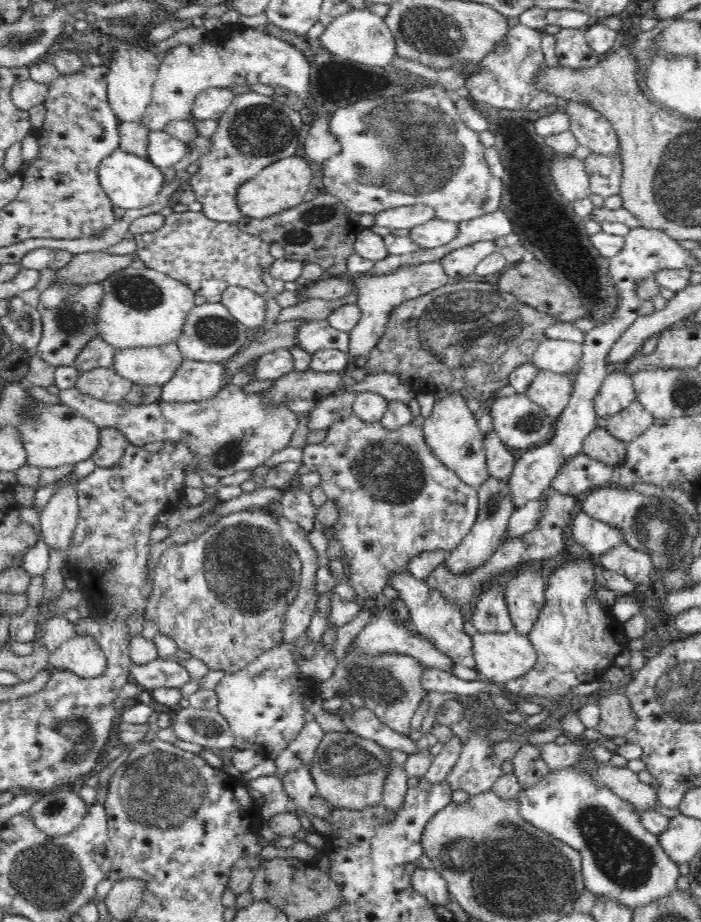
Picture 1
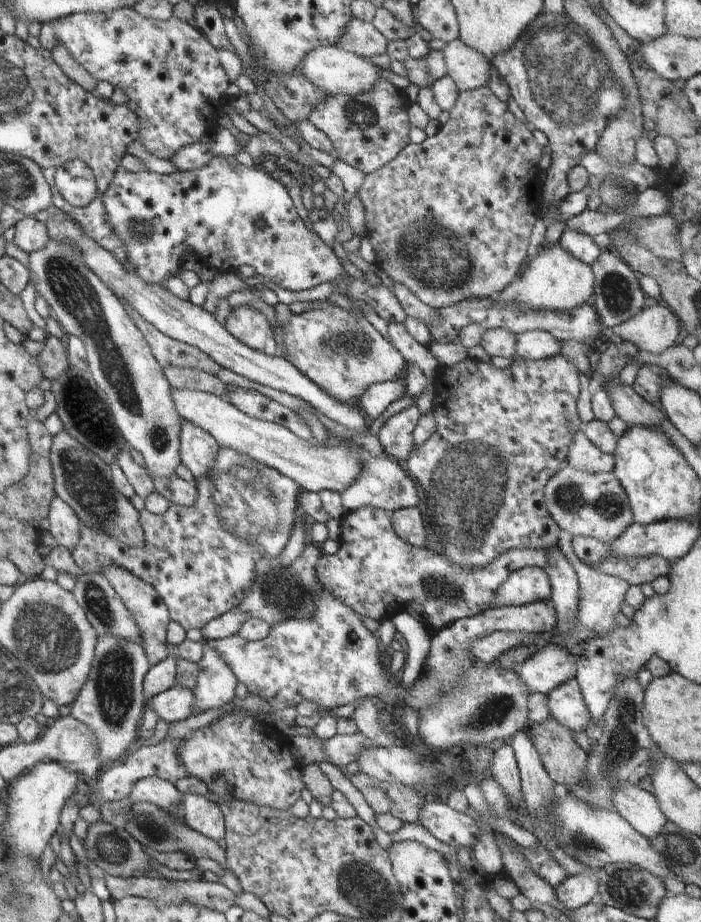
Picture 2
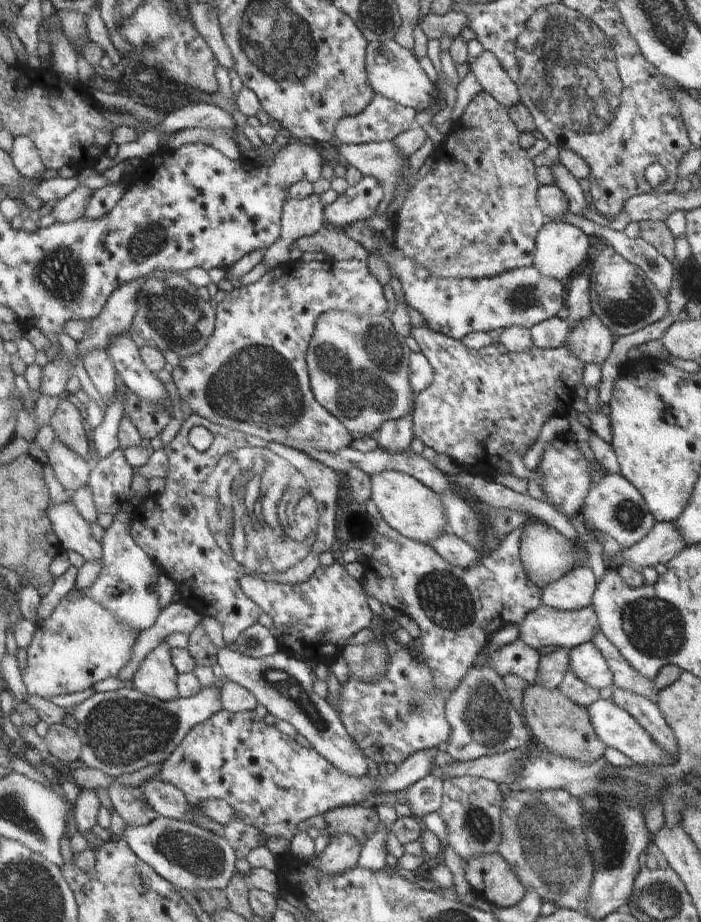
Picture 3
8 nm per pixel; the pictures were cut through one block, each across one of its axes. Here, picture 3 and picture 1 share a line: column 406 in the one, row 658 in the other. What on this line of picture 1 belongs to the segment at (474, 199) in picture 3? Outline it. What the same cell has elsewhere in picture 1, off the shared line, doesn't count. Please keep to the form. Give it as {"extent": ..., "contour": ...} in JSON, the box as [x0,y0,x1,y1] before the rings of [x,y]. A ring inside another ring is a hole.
{"extent":[145,509,302,674],"contour":[[[265,509],[244,510],[242,512],[232,512],[232,514],[221,516],[216,524],[209,526],[204,532],[196,538],[186,542],[186,544],[175,544],[168,547],[159,557],[155,566],[155,576],[150,596],[146,605],[145,616],[146,622],[154,622],[159,634],[173,638],[178,645],[178,649],[190,653],[194,659],[202,661],[209,670],[222,670],[226,674],[235,674],[240,670],[246,669],[252,662],[256,661],[264,652],[271,650],[282,644],[282,628],[284,628],[284,618],[286,610],[291,602],[294,602],[298,596],[301,582],[302,565],[300,557],[284,542],[280,525],[276,523],[276,516],[268,514]]]}

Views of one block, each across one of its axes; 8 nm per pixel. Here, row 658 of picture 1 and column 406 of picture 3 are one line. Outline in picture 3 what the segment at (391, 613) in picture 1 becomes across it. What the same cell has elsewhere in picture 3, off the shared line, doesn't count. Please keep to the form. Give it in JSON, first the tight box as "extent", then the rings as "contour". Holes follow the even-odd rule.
{"extent":[372,404,415,454],"contour":[[[412,404],[410,414],[398,418],[398,420],[388,420],[376,430],[372,437],[382,450],[388,450],[394,454],[394,452],[404,452],[411,448],[414,437],[414,409],[415,404]]]}

